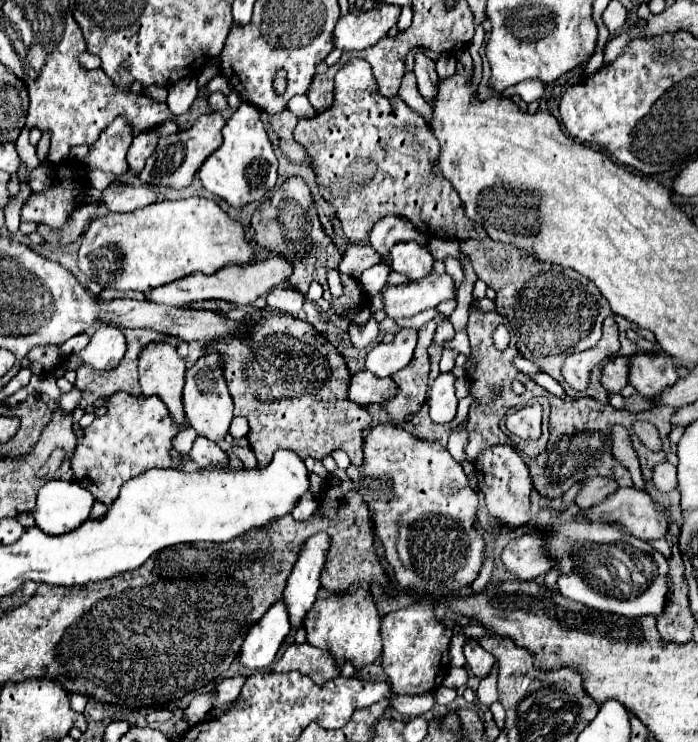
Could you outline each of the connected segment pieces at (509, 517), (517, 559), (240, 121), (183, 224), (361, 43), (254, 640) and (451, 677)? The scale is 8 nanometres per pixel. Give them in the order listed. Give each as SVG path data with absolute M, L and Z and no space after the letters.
M506 444L492 446L480 454L474 468L478 472L484 472L484 474L476 474L476 478L478 478L478 488L484 494L486 508L488 508L490 516L500 526L508 526L512 530L528 526L528 522L530 522L530 494L532 494L534 486L532 486L528 466L522 462L522 458L516 454L516 450Z
M524 534L510 540L502 552L502 562L520 580L544 576L554 566L554 560L544 550L540 534Z
M243 101L222 128L222 138L222 146L198 170L202 186L214 196L220 196L232 208L242 208L250 202L262 200L276 184L278 160L274 156L264 122L260 120L260 110Z
M186 198L186 200L162 200L152 206L134 210L132 214L106 214L94 218L82 238L78 250L78 268L88 278L98 282L102 288L116 290L138 290L148 292L158 286L180 280L192 272L214 274L226 264L252 264L252 244L246 240L240 222L234 222L214 200L208 198Z
M382 4L380 8L364 14L342 16L334 28L334 48L350 52L374 46L388 34L398 16L400 8L392 4Z
M276 602L262 618L256 622L238 654L238 660L248 670L264 670L274 662L274 656L290 632L288 612L282 602Z
M450 668L448 676L444 680L444 686L446 688L462 688L462 686L466 686L466 682L468 682L466 668Z

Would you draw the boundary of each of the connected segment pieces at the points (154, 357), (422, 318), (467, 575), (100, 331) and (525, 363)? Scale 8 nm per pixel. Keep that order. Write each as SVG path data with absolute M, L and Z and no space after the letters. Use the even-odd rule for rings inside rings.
M150 342L148 346L144 346L144 350L140 352L140 358L138 358L138 376L140 376L140 388L142 388L142 394L144 396L158 396L172 420L176 424L184 424L186 418L184 418L184 408L182 408L182 386L184 386L184 360L178 356L176 352L176 346L174 342Z
M434 308L424 310L411 318L396 319L396 323L400 328L415 328L419 329L421 326L429 322L437 315L438 311Z
M380 424L370 428L366 440L364 440L364 464L362 468L348 468L348 472L356 472L352 482L356 484L358 494L366 502L374 530L384 546L384 556L388 564L394 568L396 582L402 590L412 592L430 592L448 596L456 590L460 590L466 582L472 584L478 578L478 572L484 562L486 542L474 528L476 522L476 508L478 508L478 496L470 488L468 478L462 470L462 466L450 456L446 448L442 448L438 442L416 438L410 432L406 432L402 426L394 424ZM398 526L398 538L396 538L396 552L394 542L388 544L390 530Z
M98 324L96 334L90 338L88 346L76 356L82 364L94 366L96 370L112 370L120 364L126 352L126 338L120 328Z
M516 354L514 358L512 358L512 364L514 364L514 368L518 368L520 372L524 372L524 374L536 374L536 372L540 372L538 370L538 366L534 364L534 362L530 362L530 360L526 360L524 356L520 356L520 354Z

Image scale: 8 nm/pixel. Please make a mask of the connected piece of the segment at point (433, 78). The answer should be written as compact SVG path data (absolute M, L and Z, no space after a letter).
M418 54L414 74L418 78L418 88L420 88L422 98L426 102L434 102L436 100L436 86L440 82L440 78L438 78L438 74L434 70L434 62L430 58L426 58L424 54Z

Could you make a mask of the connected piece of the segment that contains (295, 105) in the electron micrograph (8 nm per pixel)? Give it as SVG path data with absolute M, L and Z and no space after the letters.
M300 94L300 96L294 98L294 102L292 102L292 112L294 112L296 116L302 116L302 118L312 118L312 116L316 116L316 110L314 110L314 106L310 106L310 100L308 100L306 94Z

